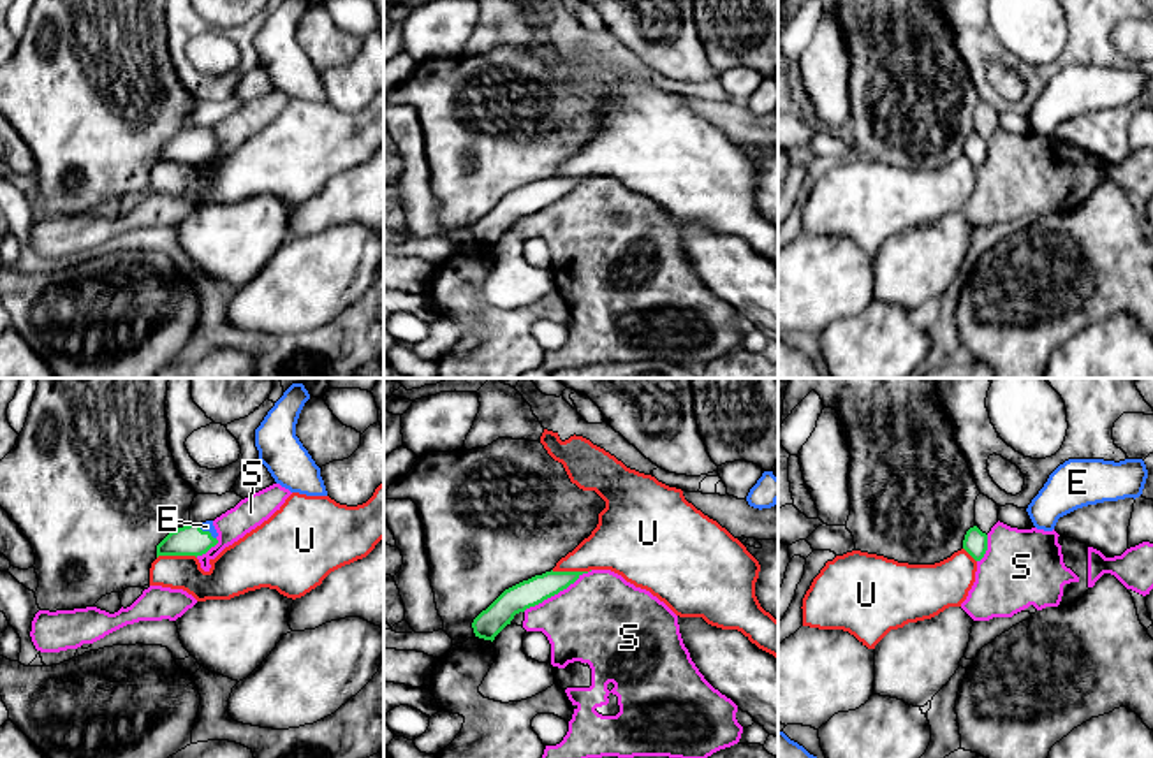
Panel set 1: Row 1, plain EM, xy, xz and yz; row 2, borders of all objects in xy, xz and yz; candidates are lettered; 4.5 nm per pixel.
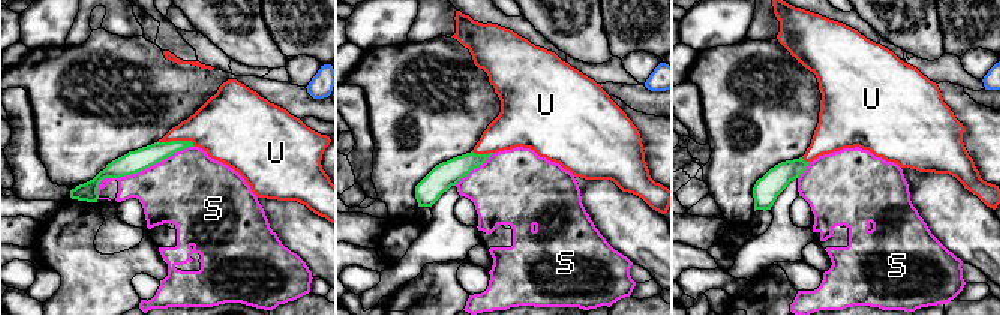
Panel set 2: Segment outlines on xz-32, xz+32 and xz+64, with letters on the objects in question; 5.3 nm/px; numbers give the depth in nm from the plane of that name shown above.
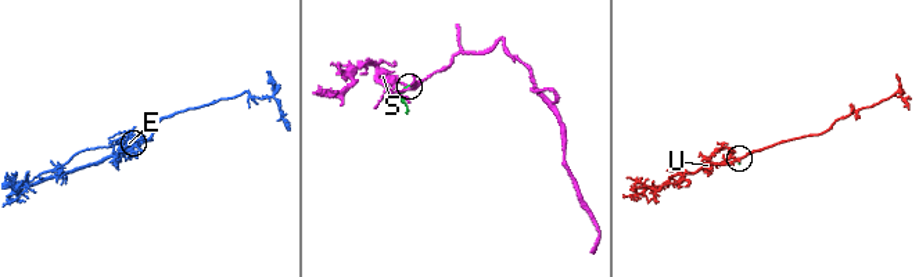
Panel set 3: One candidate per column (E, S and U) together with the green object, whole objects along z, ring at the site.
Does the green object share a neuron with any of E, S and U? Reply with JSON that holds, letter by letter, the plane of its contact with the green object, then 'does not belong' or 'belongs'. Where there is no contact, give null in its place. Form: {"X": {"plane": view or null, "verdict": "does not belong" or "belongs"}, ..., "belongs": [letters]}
{"E": {"plane": "xy", "verdict": "belongs"}, "S": {"plane": "xz", "verdict": "does not belong"}, "U": {"plane": "xy", "verdict": "does not belong"}, "belongs": ["E"]}

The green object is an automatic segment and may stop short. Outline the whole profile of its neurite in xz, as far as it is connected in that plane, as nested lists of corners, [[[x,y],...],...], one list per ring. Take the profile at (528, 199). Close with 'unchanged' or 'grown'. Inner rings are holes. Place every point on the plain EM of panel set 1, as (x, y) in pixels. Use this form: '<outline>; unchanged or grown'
[[[546,178],[505,195],[472,229],[474,239],[484,246],[495,243],[514,225],[516,220],[542,209],[574,190],[588,178]]]; unchanged

